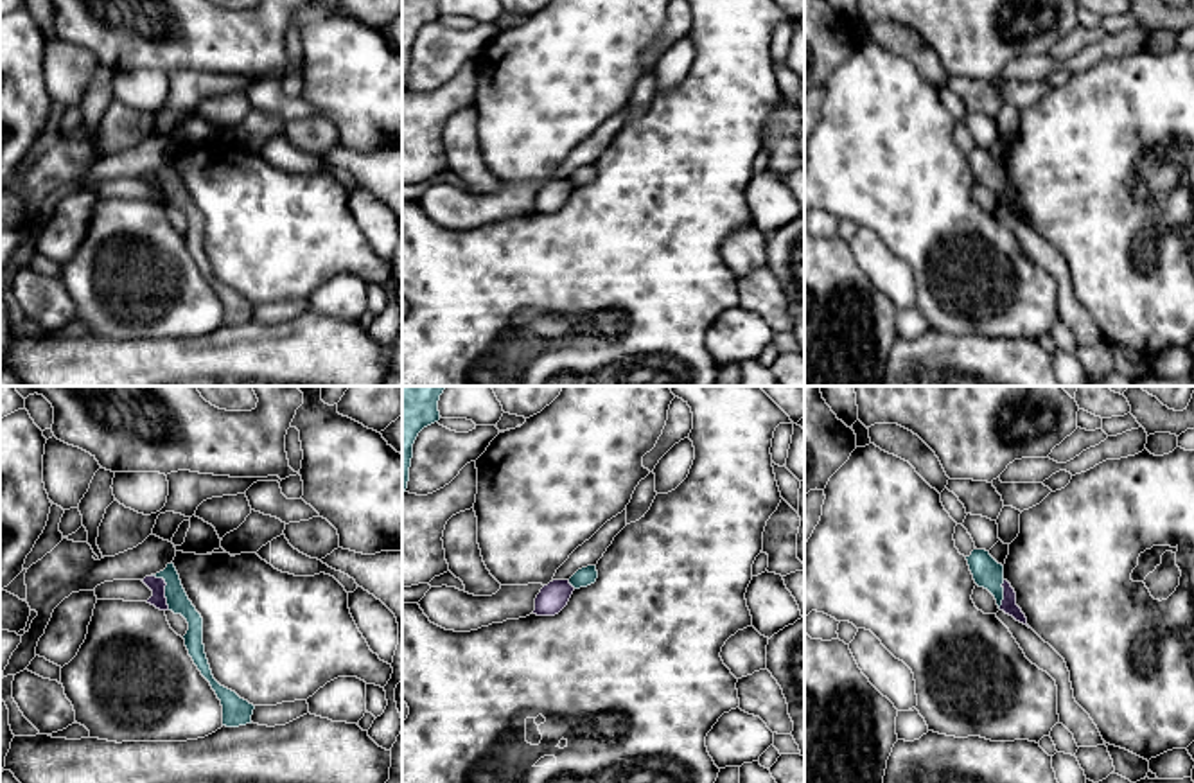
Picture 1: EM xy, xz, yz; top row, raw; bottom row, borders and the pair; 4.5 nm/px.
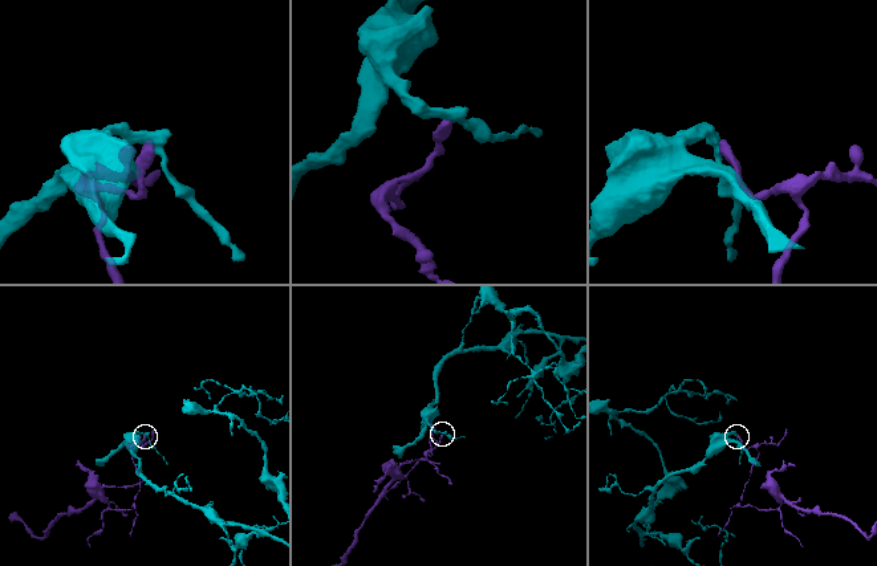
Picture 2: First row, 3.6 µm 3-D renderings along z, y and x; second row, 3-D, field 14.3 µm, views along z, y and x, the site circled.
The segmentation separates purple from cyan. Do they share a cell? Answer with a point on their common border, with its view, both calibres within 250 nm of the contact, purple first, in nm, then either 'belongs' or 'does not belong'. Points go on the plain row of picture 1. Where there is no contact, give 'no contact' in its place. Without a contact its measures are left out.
xy (164, 187) | 70/100 nm | belongs

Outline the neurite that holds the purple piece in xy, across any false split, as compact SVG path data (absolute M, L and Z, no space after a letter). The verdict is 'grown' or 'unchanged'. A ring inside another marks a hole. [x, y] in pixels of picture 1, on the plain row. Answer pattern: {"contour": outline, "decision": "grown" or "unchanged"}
{"contour": "M167 162L163 169L145 174L142 180L153 189L147 201L160 208L181 212L187 217L189 228L183 233L185 244L198 268L210 280L212 287L221 298L223 323L239 325L251 321L255 304L241 296L235 289L221 284L212 273L203 242L203 216L189 198L174 162Z", "decision": "grown"}

